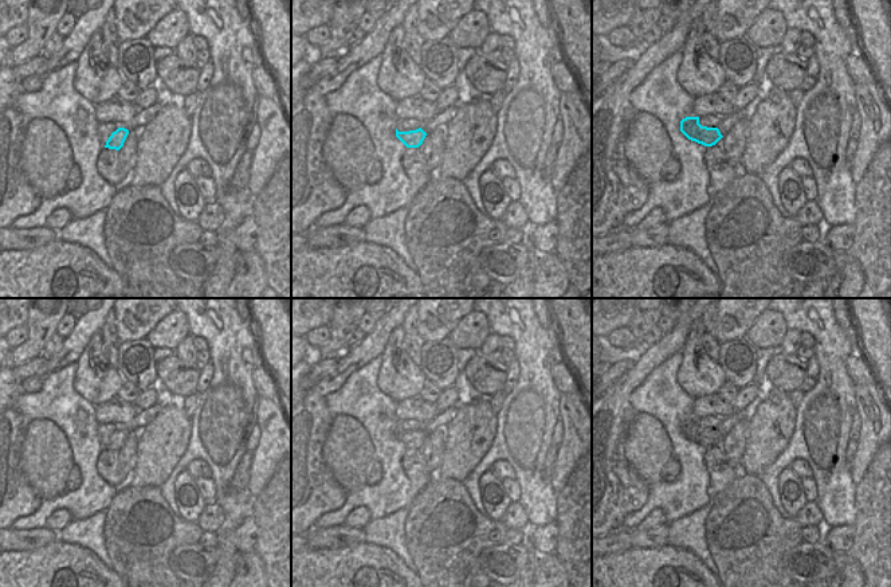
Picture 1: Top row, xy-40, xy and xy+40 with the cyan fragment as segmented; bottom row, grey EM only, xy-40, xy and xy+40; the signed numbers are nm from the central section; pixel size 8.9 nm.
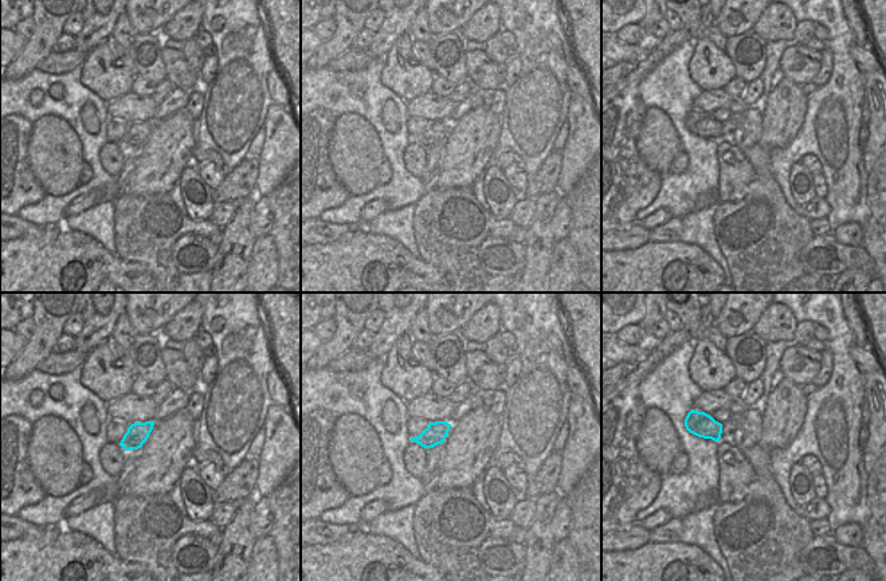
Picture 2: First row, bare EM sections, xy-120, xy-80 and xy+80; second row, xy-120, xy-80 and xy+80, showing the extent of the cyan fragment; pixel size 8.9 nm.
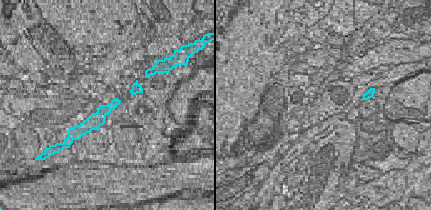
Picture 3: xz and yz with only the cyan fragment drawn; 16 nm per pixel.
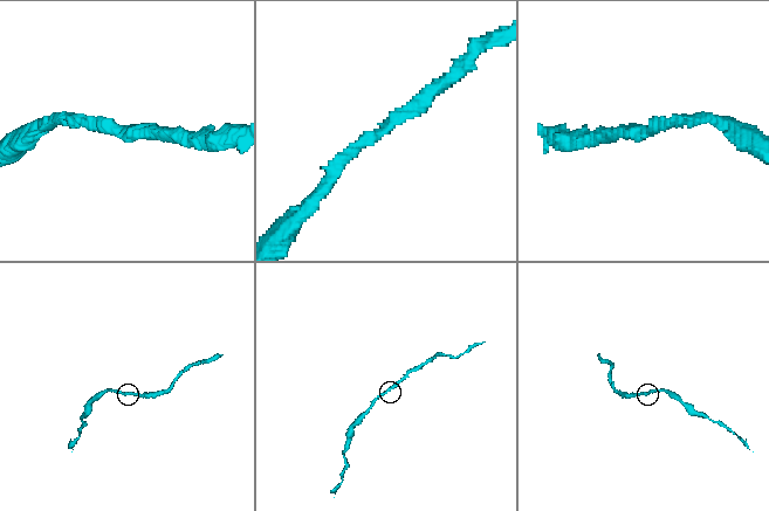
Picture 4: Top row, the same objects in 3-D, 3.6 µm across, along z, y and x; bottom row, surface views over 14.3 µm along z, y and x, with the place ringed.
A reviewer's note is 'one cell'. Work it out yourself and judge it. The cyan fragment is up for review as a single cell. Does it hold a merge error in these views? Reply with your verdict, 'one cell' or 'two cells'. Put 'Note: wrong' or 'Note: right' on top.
Note: right
one cell

